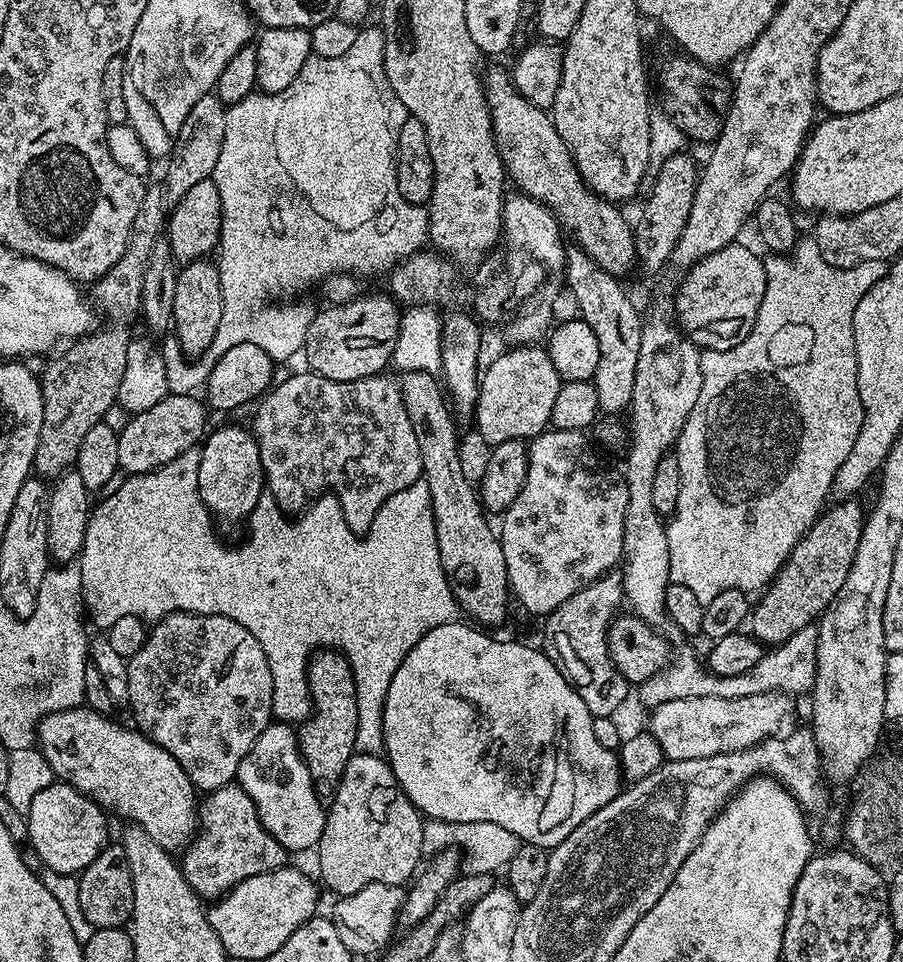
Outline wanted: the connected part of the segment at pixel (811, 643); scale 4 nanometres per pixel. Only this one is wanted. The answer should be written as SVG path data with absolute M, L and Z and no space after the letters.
M809 626L798 630L783 644L765 651L760 661L748 672L740 676L713 675L703 663L692 656L680 656L659 668L654 675L639 685L640 700L648 710L653 710L678 698L691 696L721 696L722 698L742 698L763 692L811 693L816 686L816 634L817 629Z

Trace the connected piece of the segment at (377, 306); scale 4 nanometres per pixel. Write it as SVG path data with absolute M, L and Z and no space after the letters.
M380 292L369 296L357 294L350 300L333 303L333 308L324 308L313 320L309 319L302 349L302 356L308 359L307 367L319 376L338 382L381 375L384 367L389 367L402 323L401 305L388 296Z

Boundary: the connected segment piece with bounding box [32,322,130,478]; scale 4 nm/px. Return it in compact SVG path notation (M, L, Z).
M116 322L75 342L67 345L60 356L53 355L44 373L41 371L38 376L44 417L32 467L40 478L59 478L75 465L85 435L117 403L119 384L125 373L130 336L122 323Z

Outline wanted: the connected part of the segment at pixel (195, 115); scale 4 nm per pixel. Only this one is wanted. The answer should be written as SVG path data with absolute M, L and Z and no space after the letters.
M209 94L198 98L186 114L186 122L175 132L172 140L172 151L166 157L168 165L164 168L162 185L164 196L169 205L175 206L186 193L198 182L211 177L214 166L218 162L218 154L222 154L222 138L226 138L226 118L228 117L226 105L215 96Z

